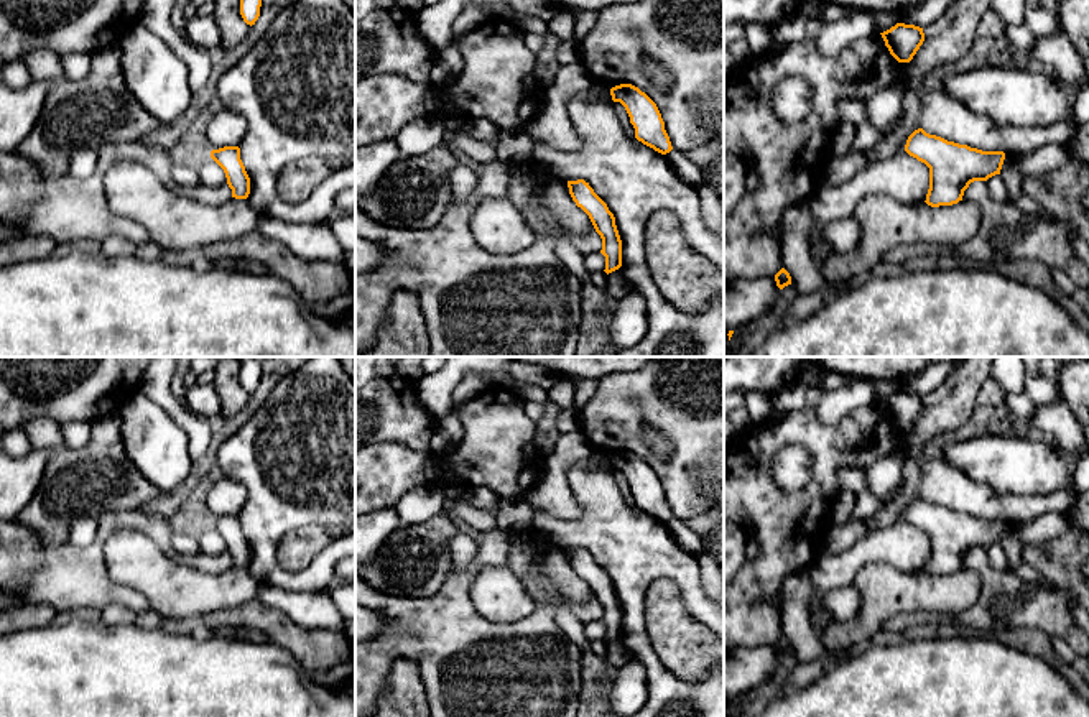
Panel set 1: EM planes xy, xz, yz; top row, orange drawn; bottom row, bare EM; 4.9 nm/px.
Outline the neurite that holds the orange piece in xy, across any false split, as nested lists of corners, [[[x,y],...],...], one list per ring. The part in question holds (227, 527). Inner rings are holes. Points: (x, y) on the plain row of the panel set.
[[[224,515],[212,518],[211,526],[224,538],[232,566],[247,567],[250,562],[250,546],[240,528],[240,516]]]

